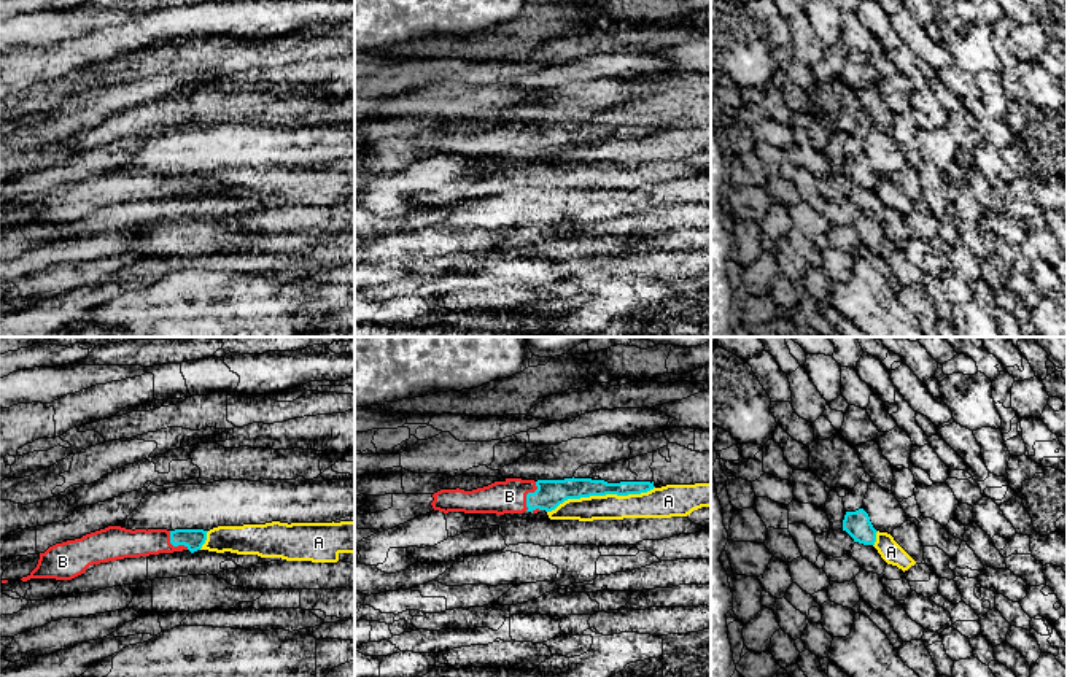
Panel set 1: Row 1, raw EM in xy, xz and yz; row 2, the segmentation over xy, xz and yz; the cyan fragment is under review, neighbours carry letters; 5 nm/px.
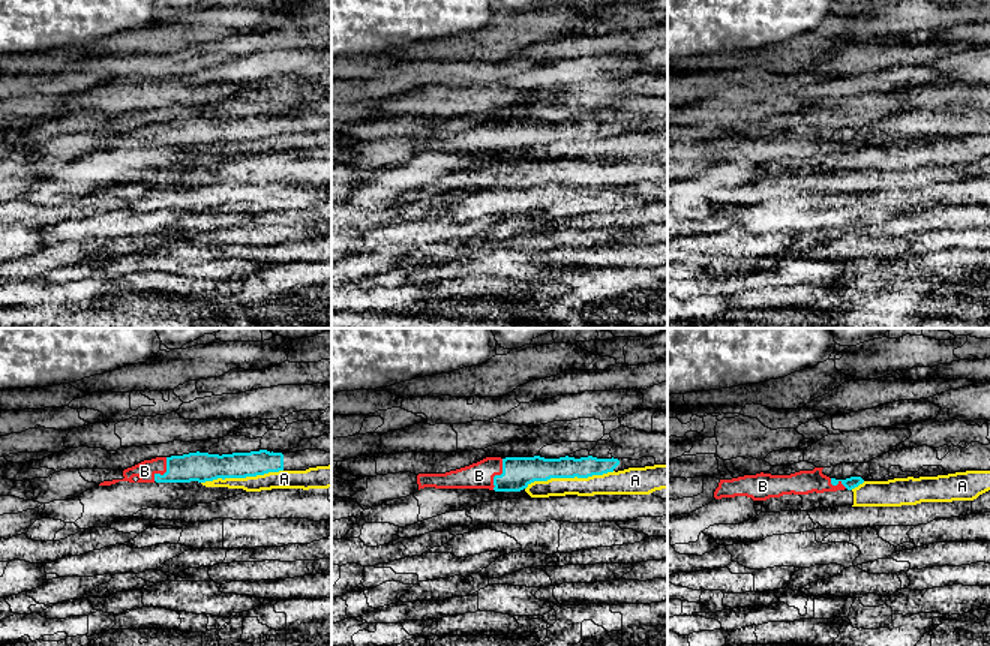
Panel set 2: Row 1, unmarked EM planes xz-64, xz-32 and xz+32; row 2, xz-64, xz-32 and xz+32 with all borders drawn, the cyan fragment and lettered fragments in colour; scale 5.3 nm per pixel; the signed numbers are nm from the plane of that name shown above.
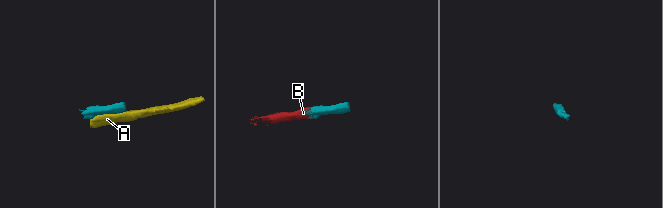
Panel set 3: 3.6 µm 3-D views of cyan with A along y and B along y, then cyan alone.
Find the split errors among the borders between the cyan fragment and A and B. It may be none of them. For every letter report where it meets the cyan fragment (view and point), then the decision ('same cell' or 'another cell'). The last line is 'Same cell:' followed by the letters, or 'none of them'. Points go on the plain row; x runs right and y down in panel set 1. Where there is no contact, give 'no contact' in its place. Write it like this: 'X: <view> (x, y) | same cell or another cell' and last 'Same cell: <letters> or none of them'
A: xz (600, 139) | another cell
B: xz (527, 139) | same cell
Same cell: B

